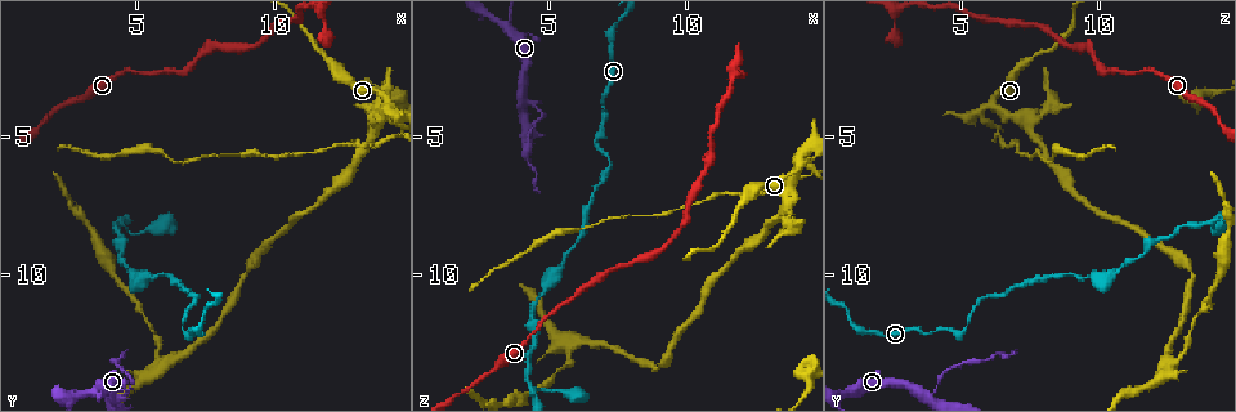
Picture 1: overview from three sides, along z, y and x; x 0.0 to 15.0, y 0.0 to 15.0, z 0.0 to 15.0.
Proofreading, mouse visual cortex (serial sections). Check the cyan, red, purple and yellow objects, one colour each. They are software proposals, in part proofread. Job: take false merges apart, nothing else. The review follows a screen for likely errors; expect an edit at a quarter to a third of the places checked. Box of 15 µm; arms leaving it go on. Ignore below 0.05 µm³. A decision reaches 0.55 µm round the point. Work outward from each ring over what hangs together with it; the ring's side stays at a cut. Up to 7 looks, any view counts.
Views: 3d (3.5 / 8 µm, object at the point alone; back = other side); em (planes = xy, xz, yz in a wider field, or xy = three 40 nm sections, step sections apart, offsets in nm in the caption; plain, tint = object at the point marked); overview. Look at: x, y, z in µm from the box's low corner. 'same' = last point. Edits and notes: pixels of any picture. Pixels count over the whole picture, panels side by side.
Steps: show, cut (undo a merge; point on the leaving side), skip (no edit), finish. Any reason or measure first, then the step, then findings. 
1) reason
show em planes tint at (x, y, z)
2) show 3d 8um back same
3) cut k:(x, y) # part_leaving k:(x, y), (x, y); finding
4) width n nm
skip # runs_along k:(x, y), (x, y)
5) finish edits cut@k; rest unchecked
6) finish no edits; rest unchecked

calibre changes
show 3d 3.5um at (12.1, 2.3, 7.3)

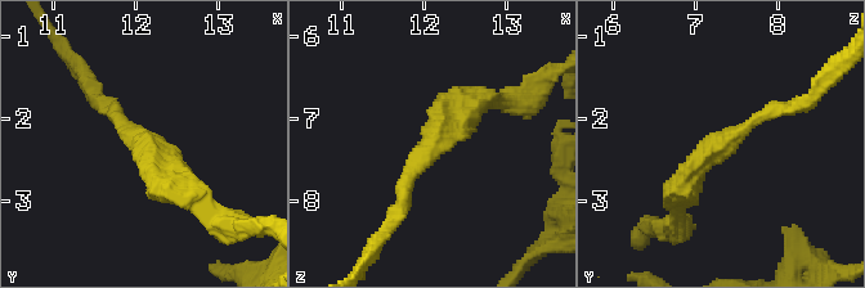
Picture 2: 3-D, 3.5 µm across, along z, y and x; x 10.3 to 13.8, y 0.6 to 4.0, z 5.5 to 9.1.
arm_widths 150, 350 nm
show em xy step 3 tint at (12.15, 2.40, 7.25)

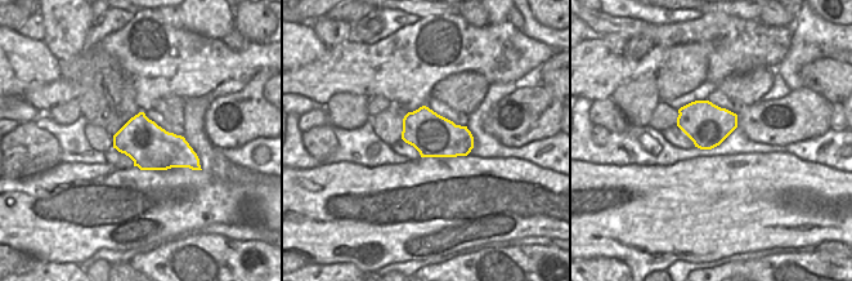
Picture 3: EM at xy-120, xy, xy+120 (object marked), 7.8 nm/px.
skip # runs_along 2:(677, 205), (707, 153), (776, 111); continuous, no second cell

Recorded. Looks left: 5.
a fork
show 3d 3.5um at (14.1, 3.7, 6.2)

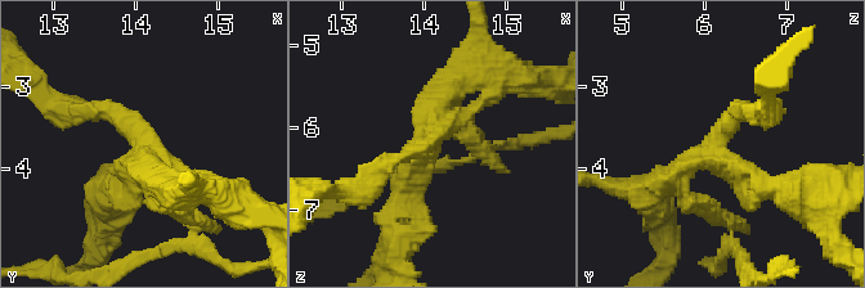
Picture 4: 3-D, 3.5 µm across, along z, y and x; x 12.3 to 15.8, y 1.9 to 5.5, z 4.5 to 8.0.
arms 3; arm_widths 200, 300, 300 nm; now the EM
show em planes tint at (14.05, 3.70, 6.20)

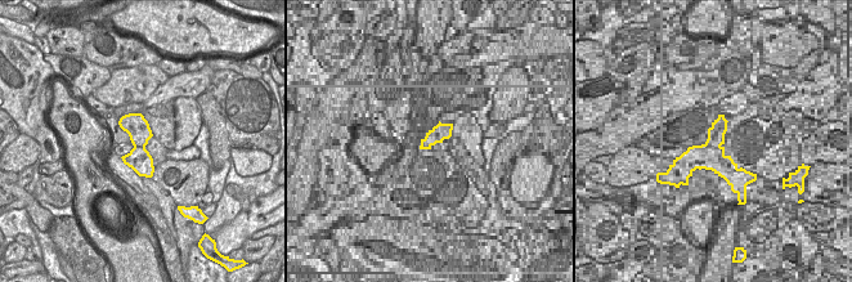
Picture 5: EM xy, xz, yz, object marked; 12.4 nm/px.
cut 4:(695, 207) # part_leaving 4:(718, 149), (758, 185), (814, 189); a second cell is stuck on

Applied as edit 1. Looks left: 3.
thin neck
show 3d 8um at (4.8, 14.1, 4.1)

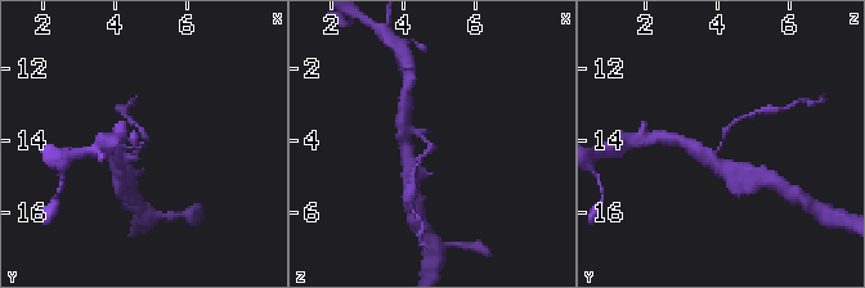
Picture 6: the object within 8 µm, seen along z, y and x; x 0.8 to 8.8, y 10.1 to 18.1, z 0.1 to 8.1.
zoom in
show 3d 3.5um at (4.9, 14.1, 4.1)

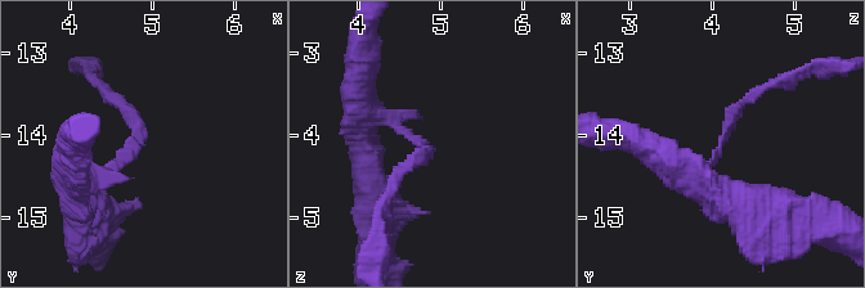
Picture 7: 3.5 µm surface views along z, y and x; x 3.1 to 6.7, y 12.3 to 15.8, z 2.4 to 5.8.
arm_widths 150, 250 nm; shape alone is not enough
show em xy step 2 tint at (4.80, 14.05, 4.15)

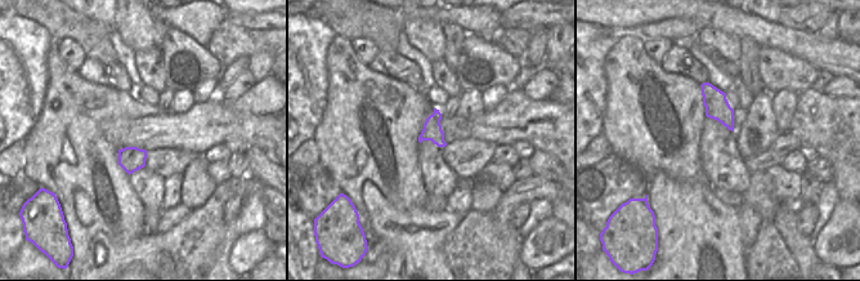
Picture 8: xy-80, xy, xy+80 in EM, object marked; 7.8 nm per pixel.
cut 7:(128, 117) # a second cell is stuck on

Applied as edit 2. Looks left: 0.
finish edits cut@4, cut@7; rest unchecked

